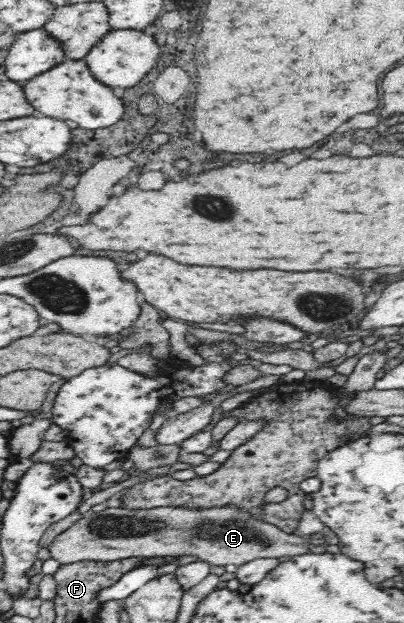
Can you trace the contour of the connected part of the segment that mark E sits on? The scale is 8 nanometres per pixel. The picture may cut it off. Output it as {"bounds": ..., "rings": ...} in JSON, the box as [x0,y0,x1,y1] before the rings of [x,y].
{"bounds":[48,506,309,566],"rings":[[[234,506],[191,510],[189,508],[151,508],[123,510],[105,508],[100,512],[89,509],[48,545],[51,558],[60,564],[84,560],[122,561],[131,557],[166,557],[194,554],[215,566],[241,566],[259,558],[294,557],[309,552],[302,534],[283,532],[277,526],[255,520],[248,512]]]}

